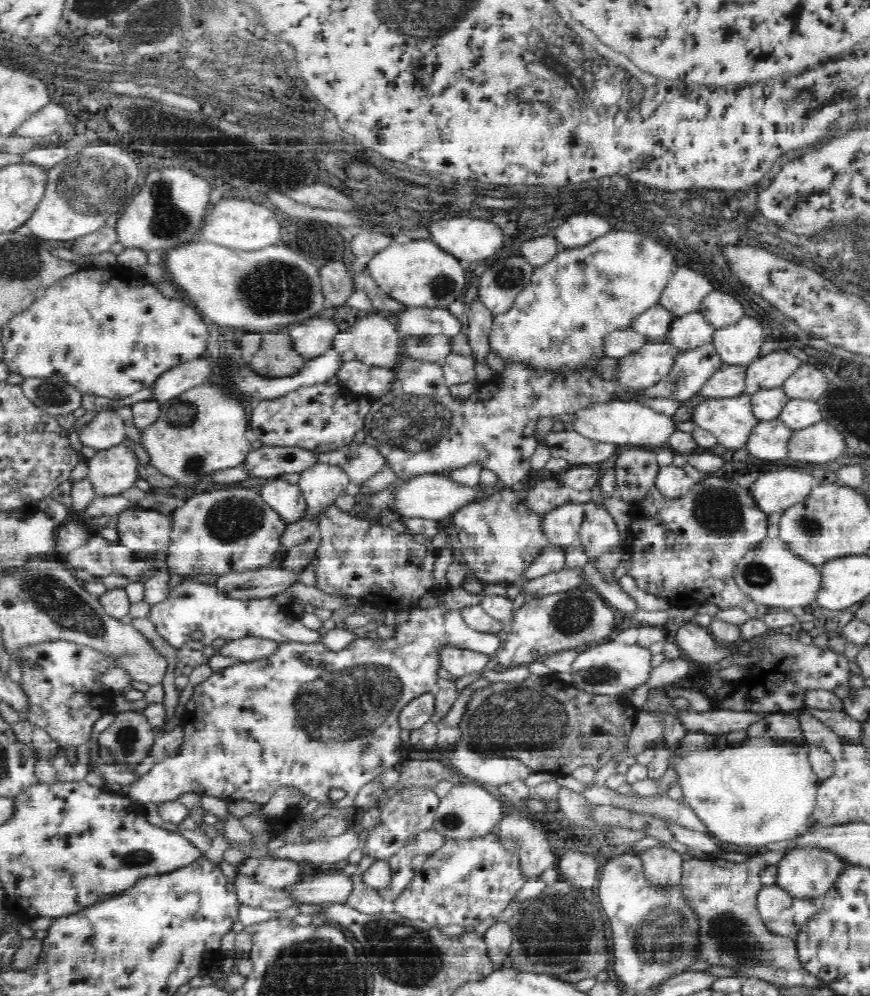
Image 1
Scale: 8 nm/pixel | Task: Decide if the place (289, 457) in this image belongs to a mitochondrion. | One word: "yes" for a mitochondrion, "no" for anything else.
no

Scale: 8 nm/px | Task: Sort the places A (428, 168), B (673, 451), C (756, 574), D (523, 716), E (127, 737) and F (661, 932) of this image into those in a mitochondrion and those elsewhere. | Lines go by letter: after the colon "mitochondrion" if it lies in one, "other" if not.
A: mitochondrion
B: other
C: mitochondrion
D: mitochondrion
E: mitochondrion
F: mitochondrion

